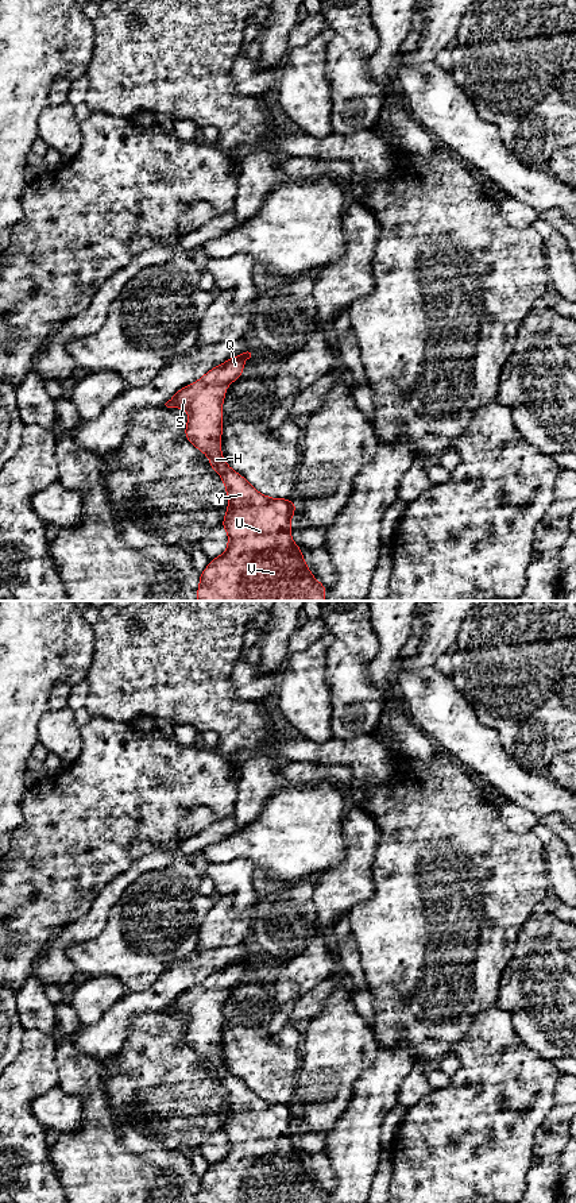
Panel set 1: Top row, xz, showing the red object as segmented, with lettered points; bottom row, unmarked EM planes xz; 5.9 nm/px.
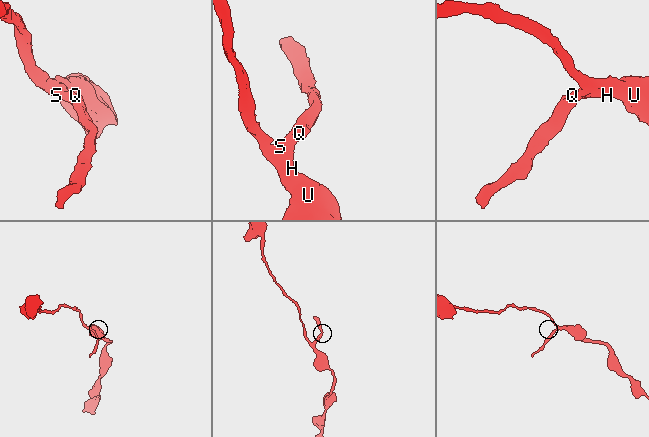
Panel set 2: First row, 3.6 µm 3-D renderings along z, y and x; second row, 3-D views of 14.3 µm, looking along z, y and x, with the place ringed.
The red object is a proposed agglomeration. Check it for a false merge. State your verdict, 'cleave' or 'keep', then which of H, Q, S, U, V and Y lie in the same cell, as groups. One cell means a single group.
keep; H Q S U V Y

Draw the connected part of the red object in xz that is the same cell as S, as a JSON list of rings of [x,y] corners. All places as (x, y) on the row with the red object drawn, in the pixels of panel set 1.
[[[243,352],[205,373],[198,381],[179,389],[165,405],[189,412],[185,437],[210,462],[227,486],[228,508],[221,527],[228,532],[223,555],[212,559],[200,574],[197,601],[325,601],[326,586],[310,572],[301,548],[291,539],[290,520],[297,504],[259,493],[243,475],[232,470],[221,456],[223,401],[227,386],[243,377],[243,366],[251,352]]]

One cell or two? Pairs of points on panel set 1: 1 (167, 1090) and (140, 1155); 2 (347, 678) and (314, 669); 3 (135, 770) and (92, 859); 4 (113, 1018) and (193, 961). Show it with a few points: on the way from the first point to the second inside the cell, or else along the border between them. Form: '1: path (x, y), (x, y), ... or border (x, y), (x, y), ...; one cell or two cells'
1: border (119, 1122), (145, 1121), (165, 1146), (176, 1149); two cells
2: border (333, 640), (327, 652), (327, 685), (331, 702); two cells
3: path (135, 791), (135, 814), (112, 837); one cell
4: path (134, 1003), (157, 998), (173, 982); one cell

